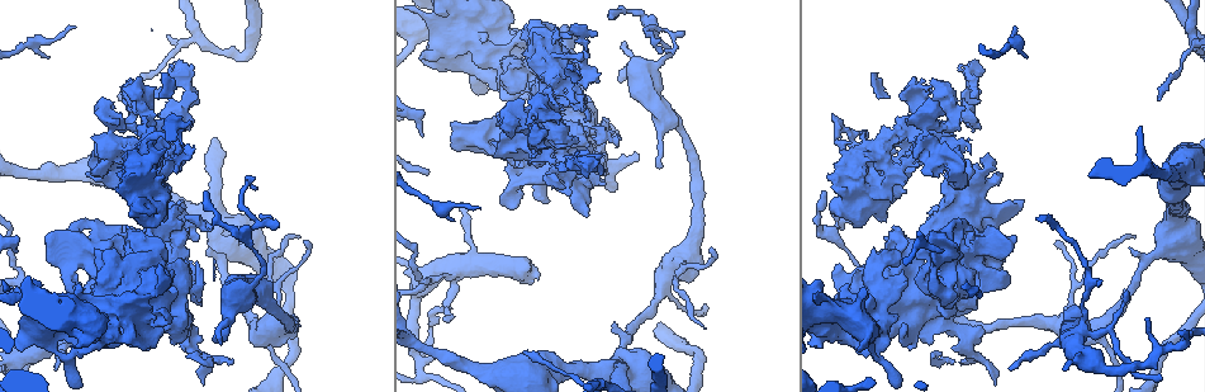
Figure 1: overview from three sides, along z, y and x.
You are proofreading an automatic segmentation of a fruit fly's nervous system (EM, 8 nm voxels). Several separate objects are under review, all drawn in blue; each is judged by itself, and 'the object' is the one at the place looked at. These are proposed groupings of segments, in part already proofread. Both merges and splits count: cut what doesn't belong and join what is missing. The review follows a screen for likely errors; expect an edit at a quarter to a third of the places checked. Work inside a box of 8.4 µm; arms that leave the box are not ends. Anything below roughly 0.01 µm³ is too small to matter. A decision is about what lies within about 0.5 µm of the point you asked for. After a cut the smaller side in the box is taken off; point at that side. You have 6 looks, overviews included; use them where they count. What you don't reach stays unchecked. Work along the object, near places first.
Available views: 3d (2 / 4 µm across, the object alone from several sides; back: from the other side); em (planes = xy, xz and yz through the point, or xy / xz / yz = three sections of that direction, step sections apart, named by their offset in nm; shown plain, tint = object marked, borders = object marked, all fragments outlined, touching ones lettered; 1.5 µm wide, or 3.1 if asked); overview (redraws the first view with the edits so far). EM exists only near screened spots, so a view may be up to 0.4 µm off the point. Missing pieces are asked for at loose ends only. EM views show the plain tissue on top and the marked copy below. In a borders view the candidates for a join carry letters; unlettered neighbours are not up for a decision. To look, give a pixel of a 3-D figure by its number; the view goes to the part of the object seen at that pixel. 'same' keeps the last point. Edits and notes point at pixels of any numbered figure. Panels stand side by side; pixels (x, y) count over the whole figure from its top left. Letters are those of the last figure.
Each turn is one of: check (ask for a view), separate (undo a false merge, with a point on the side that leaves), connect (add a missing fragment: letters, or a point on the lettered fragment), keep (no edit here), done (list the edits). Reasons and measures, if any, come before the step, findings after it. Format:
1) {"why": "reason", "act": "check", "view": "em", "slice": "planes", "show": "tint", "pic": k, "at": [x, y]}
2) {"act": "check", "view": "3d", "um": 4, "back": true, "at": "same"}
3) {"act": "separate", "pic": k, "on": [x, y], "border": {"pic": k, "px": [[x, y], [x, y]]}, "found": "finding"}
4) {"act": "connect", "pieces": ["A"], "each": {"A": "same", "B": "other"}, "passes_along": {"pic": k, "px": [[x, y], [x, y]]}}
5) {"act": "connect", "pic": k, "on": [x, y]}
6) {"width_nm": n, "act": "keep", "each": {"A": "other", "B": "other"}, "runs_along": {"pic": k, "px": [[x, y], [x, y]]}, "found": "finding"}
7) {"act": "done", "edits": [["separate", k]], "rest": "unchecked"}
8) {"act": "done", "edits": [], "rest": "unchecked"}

{"act": "check", "view": "em", "slice": "planes", "show": "borders", "pic": 1, "at": [1089, 287]}

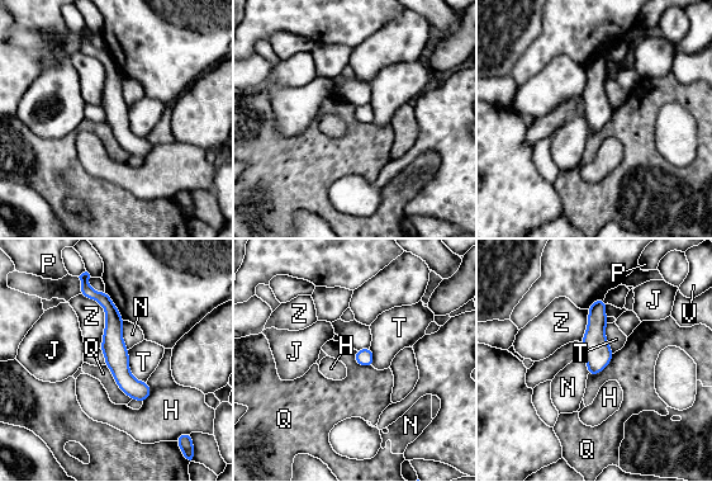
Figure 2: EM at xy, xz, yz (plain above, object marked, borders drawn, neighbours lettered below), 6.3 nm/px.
{"act": "keep", "each": {"H": "other", "J": "other", "N": "other", "P": "other", "Q": "other", "T": "other", "V": "other", "Z": "other"}, "border": {"pic": 2, "px": [[105, 364], [118, 387], [132, 398]]}, "found": "all the same neuron"}

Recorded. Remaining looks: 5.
{"why": "an open end", "act": "check", "view": "3d", "um": 2, "pic": 1, "at": [215, 341]}

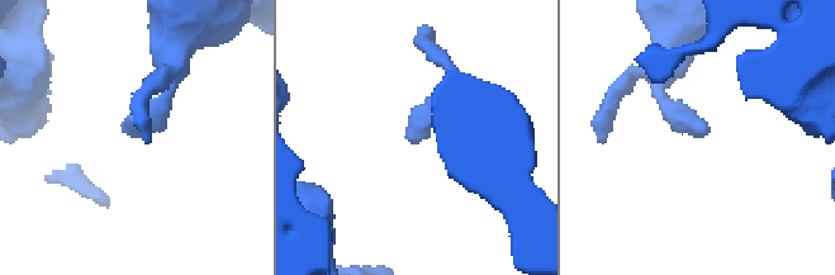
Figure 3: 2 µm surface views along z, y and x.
{"act": "check", "view": "em", "slice": "planes", "show": "borders", "pic": 3, "at": [134, 131]}

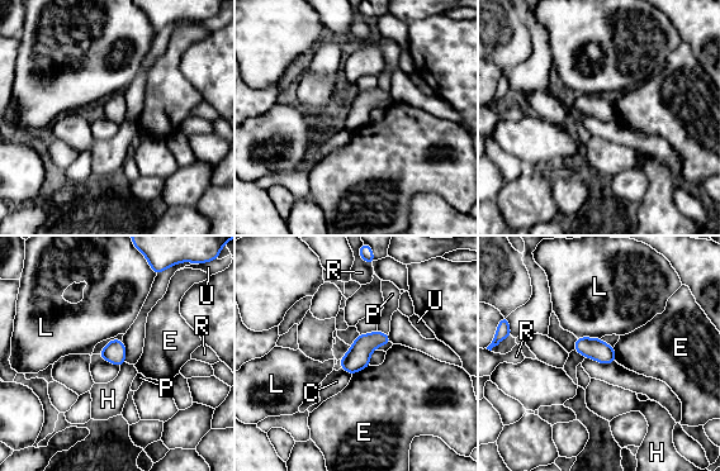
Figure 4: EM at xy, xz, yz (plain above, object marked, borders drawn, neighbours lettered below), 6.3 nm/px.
{"act": "keep", "each": {"C": "other", "E": "other", "H": "other", "L": "other", "P": "other", "R": "other", "U": "other"}, "border": {"pic": 4, "px": [[126, 362], [119, 366]]}, "found": "no lettered fragment goes on from it"}

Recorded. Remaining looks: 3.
{"why": "free end", "act": "check", "view": "em", "slice": "planes", "show": "borders", "pic": 1, "at": [843, 286]}

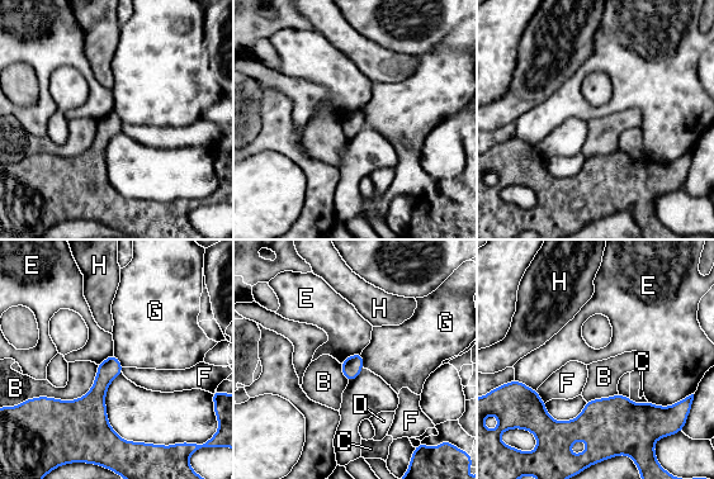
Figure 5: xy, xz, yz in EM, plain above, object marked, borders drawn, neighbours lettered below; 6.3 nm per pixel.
{"act": "keep", "each": {"B": "other", "C": "other", "D": "other", "E": "other", "F": "other", "G": "other", "H": "other"}, "border": {"pic": 5, "px": [[360, 352], [349, 355], [341, 364]]}, "found": "no lettered fragment goes on from it"}

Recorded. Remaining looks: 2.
{"act": "done", "edits": [], "rest": "unchecked"}

